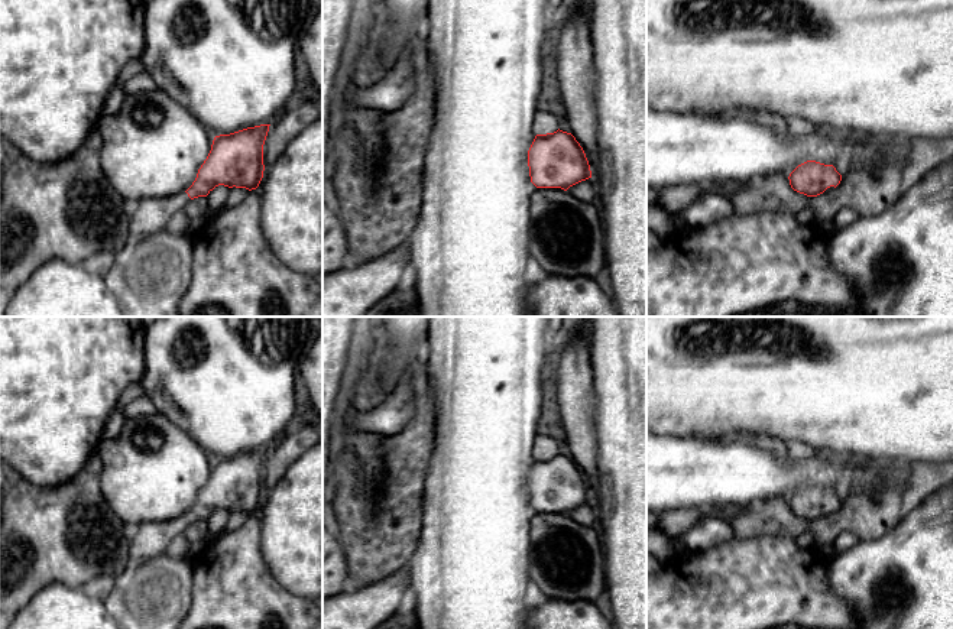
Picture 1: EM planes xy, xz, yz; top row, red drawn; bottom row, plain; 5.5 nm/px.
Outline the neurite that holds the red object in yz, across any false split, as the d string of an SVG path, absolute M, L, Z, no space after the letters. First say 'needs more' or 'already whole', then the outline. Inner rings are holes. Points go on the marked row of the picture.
already whole | M807 161L798 165L788 176L794 191L807 197L817 197L830 187L837 187L842 175L833 165Z

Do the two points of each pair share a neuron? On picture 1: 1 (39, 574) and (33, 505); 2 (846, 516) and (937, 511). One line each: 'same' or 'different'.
1: same
2: different

